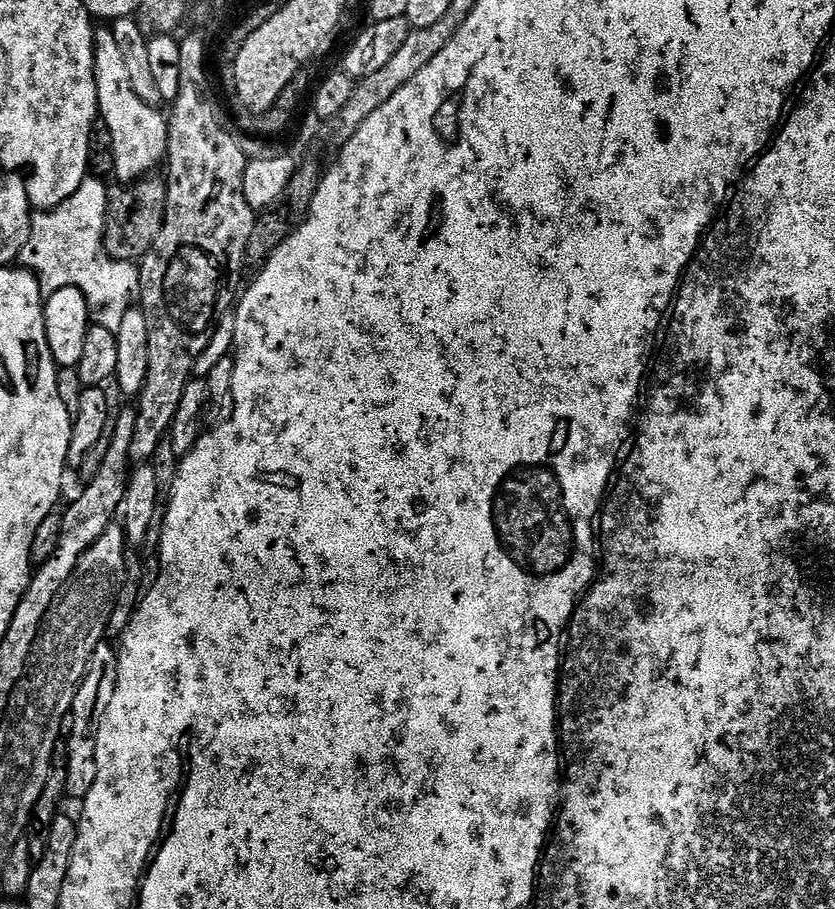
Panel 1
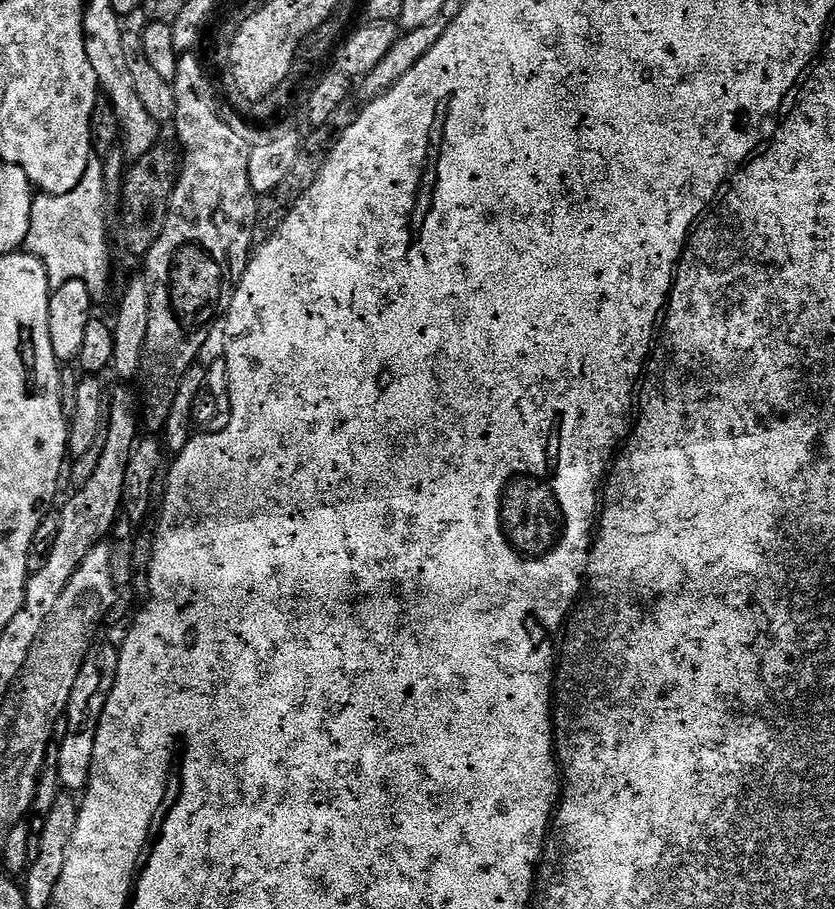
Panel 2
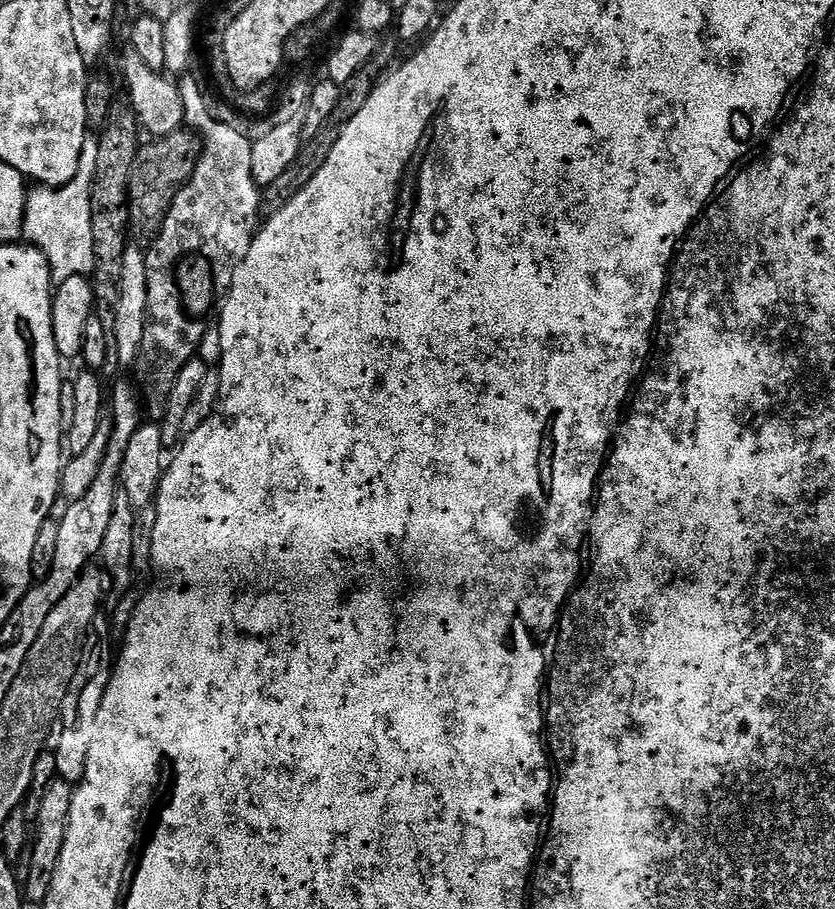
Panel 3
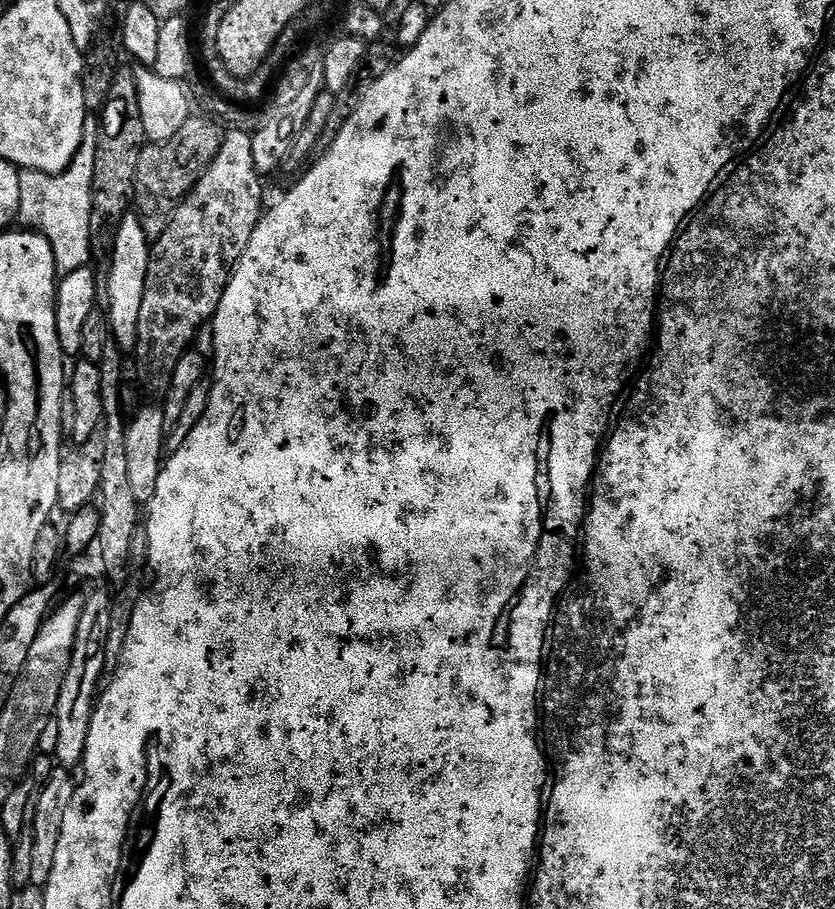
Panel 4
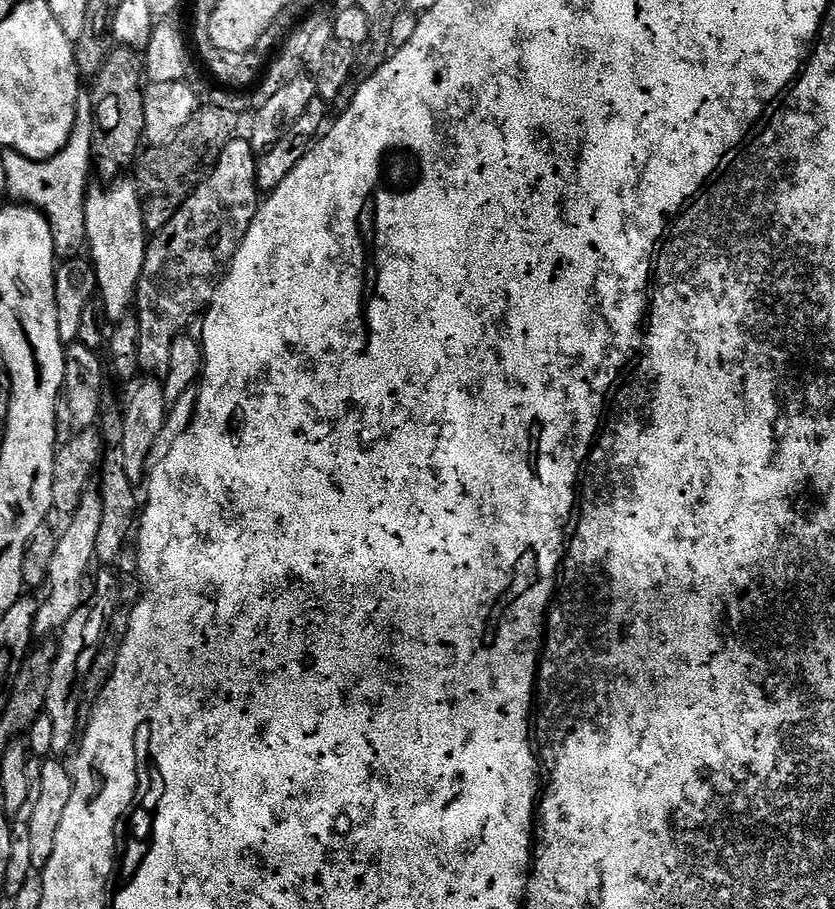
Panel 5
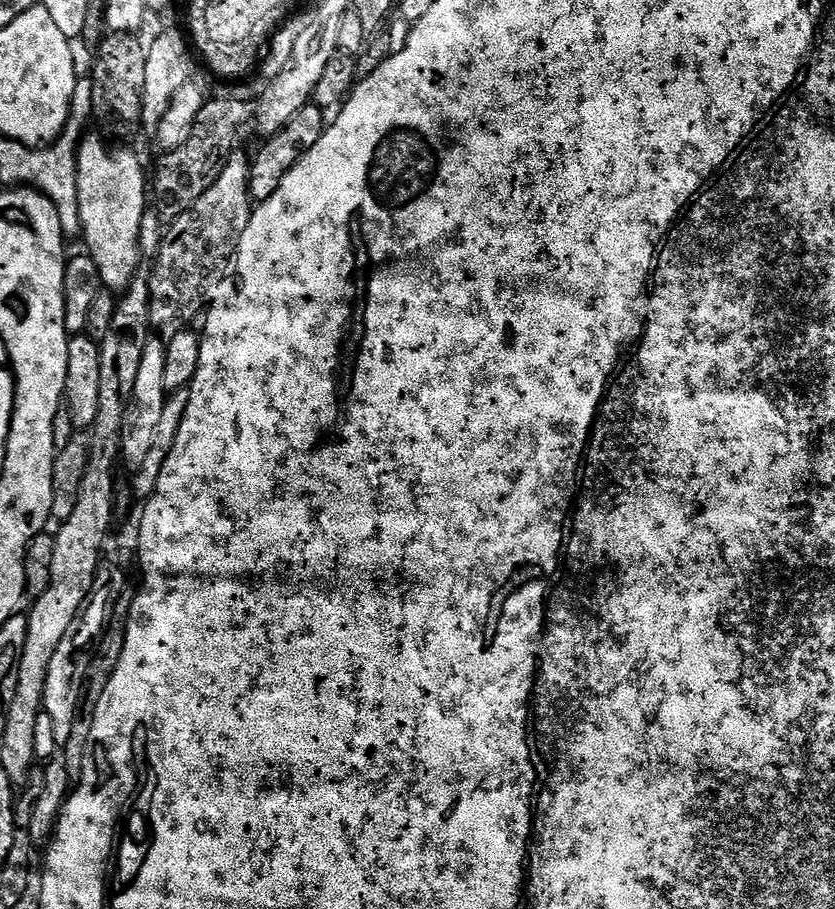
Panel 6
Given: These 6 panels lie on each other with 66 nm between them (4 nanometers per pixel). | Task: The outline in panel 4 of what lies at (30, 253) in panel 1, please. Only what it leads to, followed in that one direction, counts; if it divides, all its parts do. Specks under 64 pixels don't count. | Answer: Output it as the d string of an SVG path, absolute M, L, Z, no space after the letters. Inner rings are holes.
M89 114L83 124L82 146L79 147L64 171L58 174L26 170L20 172L17 221L21 227L39 232L50 242L59 275L87 267L90 254L92 255L91 245L94 235L92 231L92 186L98 132L99 119Z

